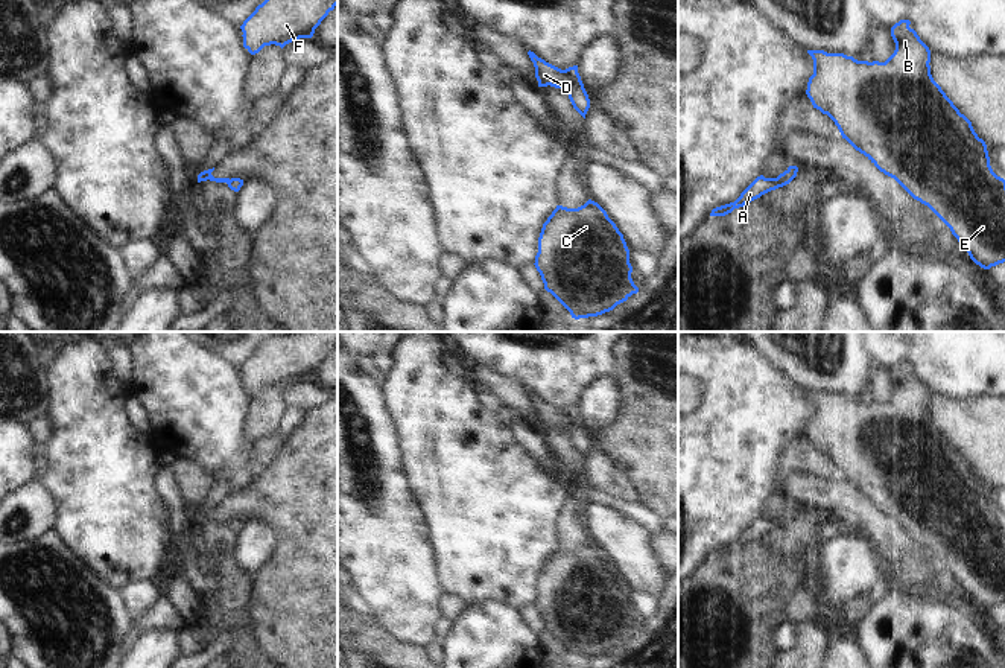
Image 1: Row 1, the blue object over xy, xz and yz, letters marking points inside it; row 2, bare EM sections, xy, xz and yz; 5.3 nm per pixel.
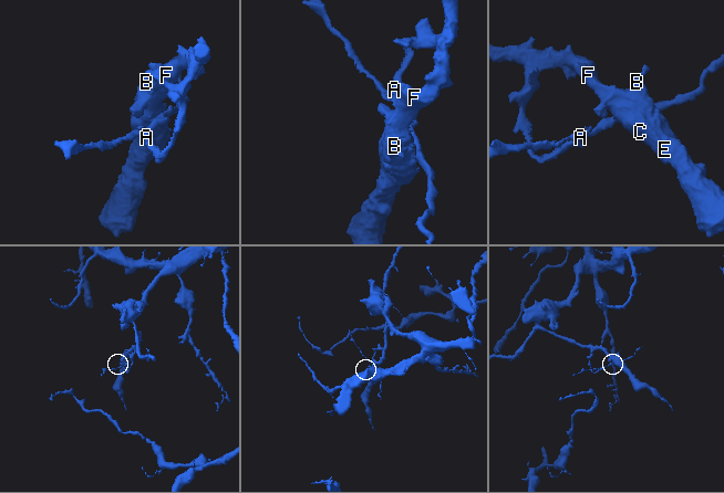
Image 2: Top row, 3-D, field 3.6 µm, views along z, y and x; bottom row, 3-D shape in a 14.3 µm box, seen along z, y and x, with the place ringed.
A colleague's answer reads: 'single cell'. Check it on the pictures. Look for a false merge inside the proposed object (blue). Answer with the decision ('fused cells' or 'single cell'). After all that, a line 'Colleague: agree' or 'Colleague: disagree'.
fused cells
Colleague: disagree

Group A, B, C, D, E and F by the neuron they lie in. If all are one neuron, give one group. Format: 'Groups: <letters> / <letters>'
Groups: A B C E F / D.

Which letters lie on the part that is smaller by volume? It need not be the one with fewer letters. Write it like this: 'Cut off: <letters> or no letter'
Cut off: D.

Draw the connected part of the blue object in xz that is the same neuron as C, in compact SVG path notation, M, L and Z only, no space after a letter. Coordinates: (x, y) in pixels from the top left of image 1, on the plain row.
M591 540L578 549L556 546L543 565L534 606L541 616L544 630L575 660L610 653L639 633L631 619L632 607L623 575L607 552Z

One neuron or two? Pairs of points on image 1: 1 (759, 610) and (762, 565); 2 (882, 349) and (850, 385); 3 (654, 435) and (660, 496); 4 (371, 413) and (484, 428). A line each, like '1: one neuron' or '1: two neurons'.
1: one neuron
2: two neurons
3: one neuron
4: two neurons

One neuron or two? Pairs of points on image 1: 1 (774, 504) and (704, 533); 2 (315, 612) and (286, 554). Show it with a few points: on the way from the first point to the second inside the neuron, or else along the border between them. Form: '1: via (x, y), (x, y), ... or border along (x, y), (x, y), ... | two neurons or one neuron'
1: border along (774, 492), (765, 502), (760, 515) | two neurons
2: via (315, 598), (315, 583), (300, 568) | one neuron

